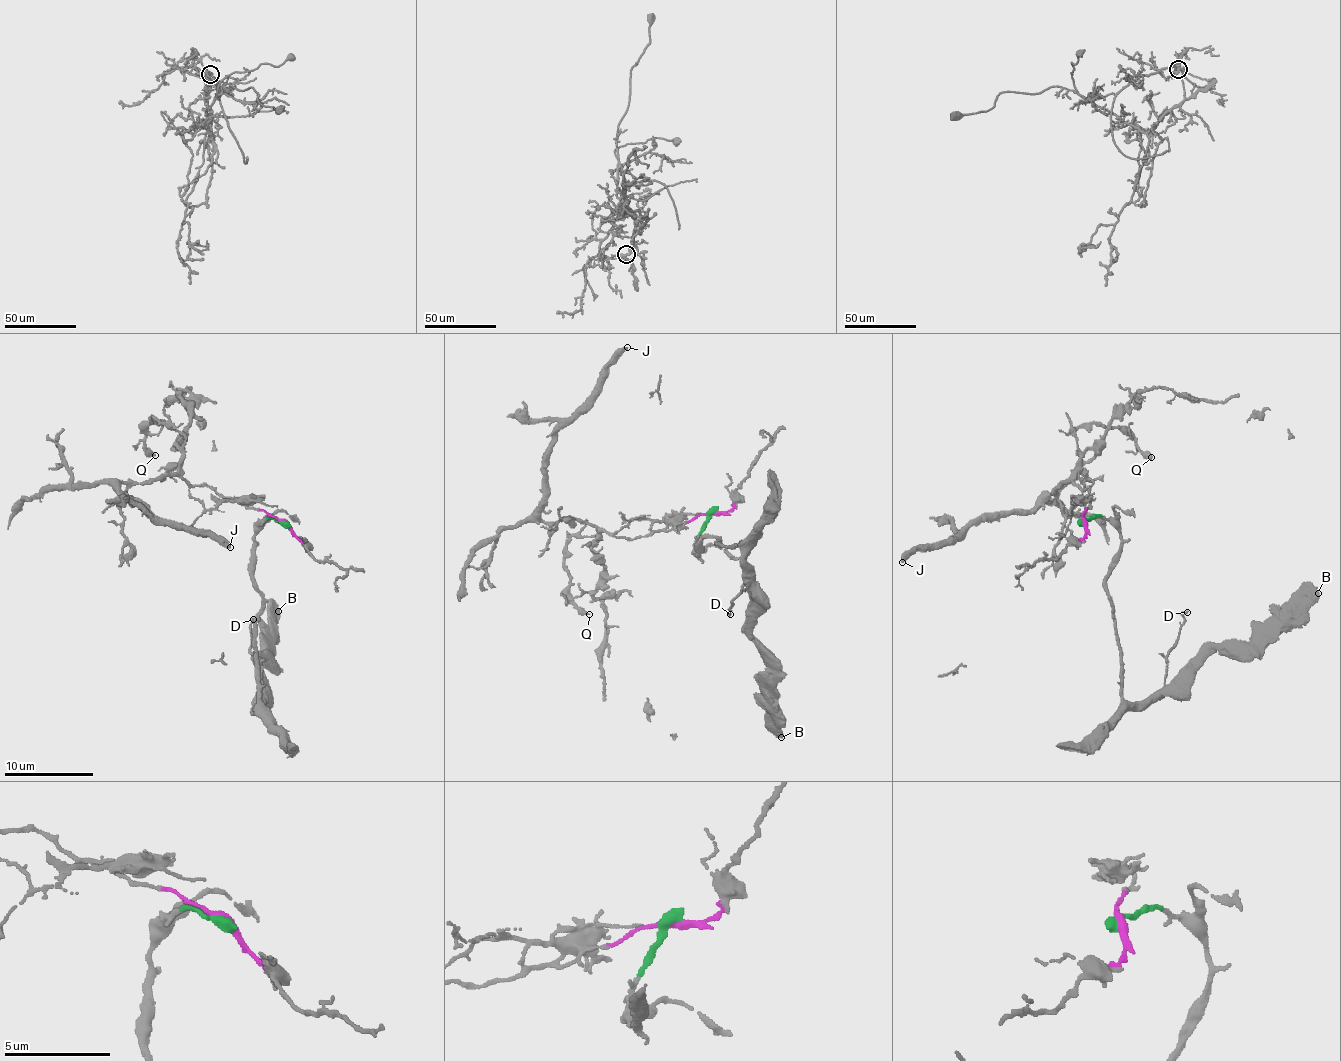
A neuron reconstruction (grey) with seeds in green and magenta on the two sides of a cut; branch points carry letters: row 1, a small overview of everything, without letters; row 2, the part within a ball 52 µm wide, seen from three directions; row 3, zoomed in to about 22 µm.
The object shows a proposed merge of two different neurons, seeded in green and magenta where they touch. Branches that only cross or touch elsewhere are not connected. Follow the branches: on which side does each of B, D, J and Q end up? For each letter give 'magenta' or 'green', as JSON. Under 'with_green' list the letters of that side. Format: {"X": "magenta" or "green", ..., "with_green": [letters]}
{"B": "green", "D": "green", "J": "magenta", "Q": "magenta", "with_green": ["B", "D"]}

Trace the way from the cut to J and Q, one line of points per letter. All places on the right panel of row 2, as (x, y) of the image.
J: (1082, 521), (1090, 488), (1064, 482), (1033, 508), (982, 513), (935, 547), (916, 546), (903, 562)
Q: (1082, 521), (1090, 488), (1074, 481), (1073, 430), (1092, 424), (1123, 428), (1152, 457)

